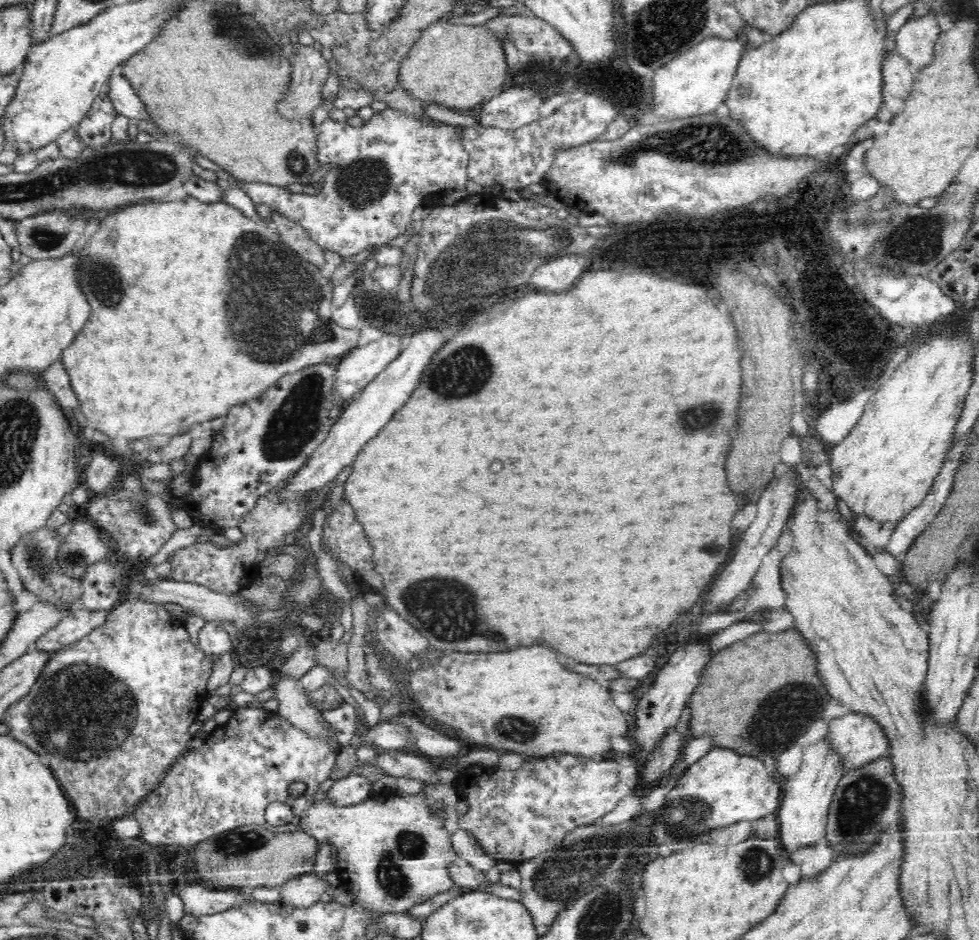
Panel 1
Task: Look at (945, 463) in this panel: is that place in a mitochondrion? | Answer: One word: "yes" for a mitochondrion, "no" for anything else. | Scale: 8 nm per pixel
no

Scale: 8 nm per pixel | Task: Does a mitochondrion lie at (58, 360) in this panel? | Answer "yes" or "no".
no

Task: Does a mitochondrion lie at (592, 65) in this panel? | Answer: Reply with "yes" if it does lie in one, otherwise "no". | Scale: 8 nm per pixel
no

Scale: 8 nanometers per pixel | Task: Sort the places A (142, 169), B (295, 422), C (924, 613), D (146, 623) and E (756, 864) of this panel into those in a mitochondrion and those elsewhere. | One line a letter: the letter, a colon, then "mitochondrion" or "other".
A: mitochondrion
B: mitochondrion
C: other
D: other
E: mitochondrion

